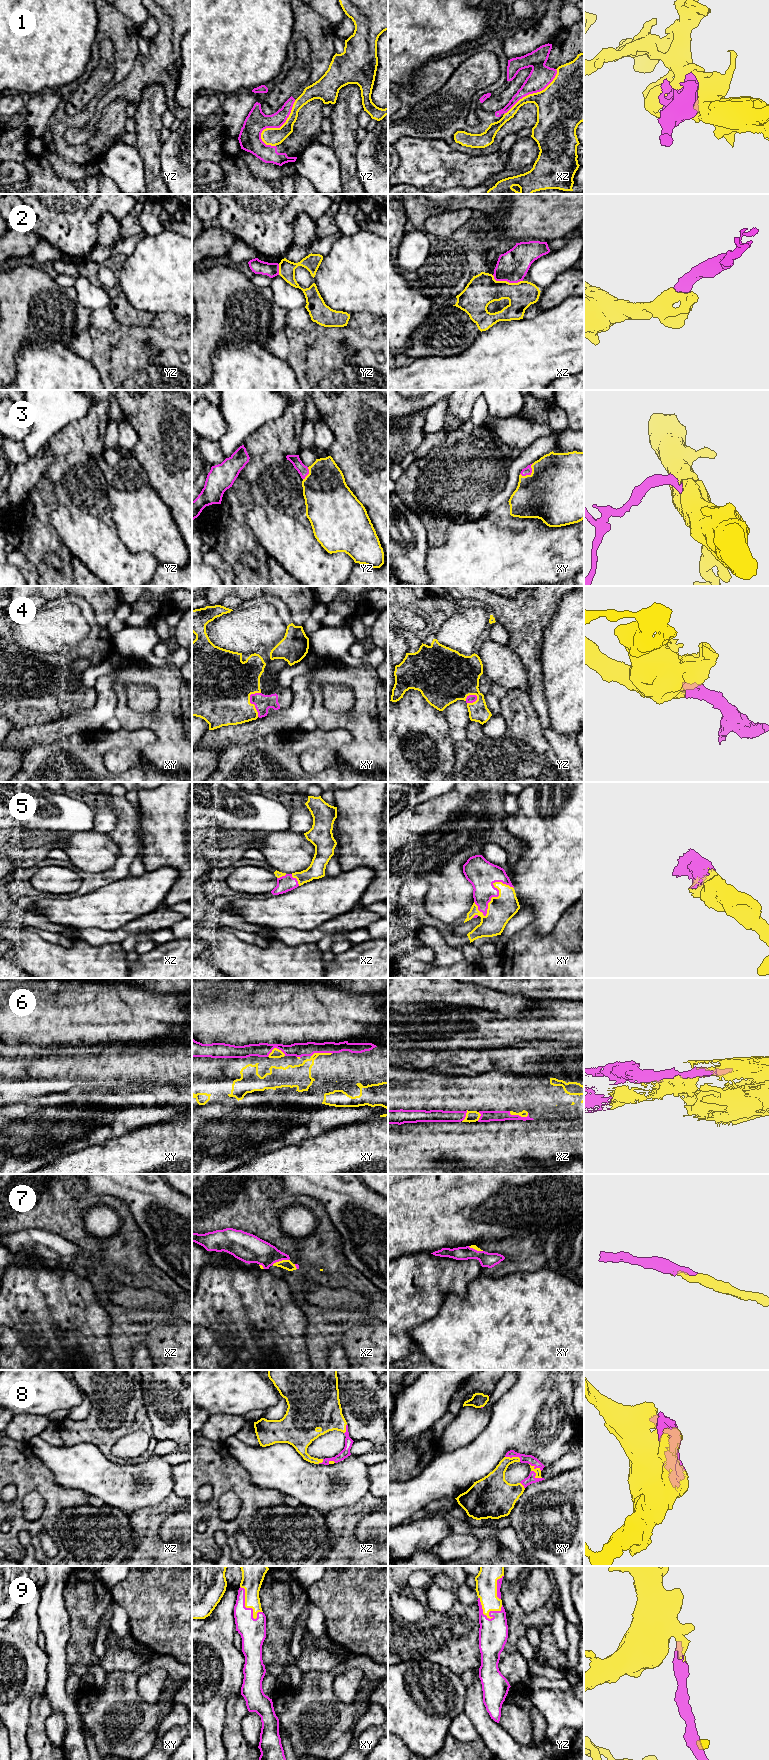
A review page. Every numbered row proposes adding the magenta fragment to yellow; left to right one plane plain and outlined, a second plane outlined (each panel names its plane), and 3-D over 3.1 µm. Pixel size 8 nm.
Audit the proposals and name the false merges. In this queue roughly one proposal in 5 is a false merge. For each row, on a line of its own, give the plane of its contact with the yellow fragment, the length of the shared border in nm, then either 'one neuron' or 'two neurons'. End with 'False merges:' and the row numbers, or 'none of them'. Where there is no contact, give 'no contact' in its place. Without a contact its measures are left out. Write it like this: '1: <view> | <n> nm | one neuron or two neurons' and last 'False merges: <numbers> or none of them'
1: yz | 440 nm | two neurons
2: xz | 260 nm | one neuron
3: xy | 140 nm | one neuron
4: xy | 200 nm | one neuron
5: xy | 340 nm | one neuron
6: xz | 160 nm | two neurons
7: xz | 140 nm | one neuron
8: xy | 160 nm | one neuron
9: xy | 300 nm | one neuron
False merges: 1, 6

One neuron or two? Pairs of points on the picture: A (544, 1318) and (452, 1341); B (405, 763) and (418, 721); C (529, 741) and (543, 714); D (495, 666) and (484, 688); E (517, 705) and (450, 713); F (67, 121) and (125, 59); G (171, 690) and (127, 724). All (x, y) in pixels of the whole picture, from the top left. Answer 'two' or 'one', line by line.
A: one
B: one
C: two
D: two
E: two
F: one
G: one

